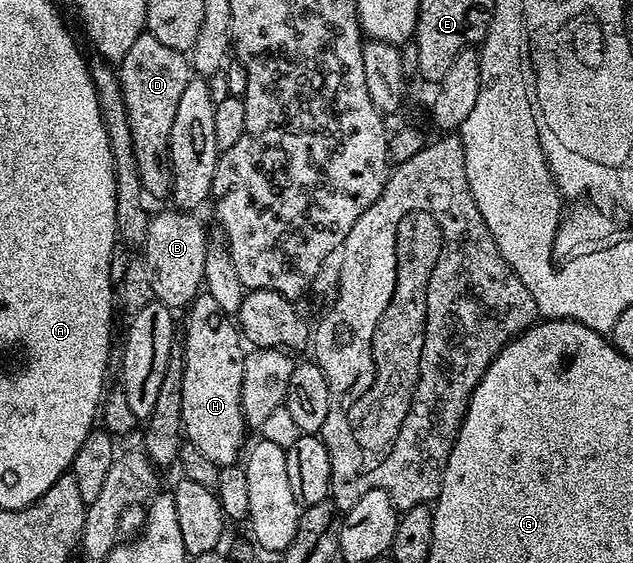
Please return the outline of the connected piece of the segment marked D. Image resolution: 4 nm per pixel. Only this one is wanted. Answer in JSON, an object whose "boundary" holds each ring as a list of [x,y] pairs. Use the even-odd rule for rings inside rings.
{"boundary":[[[145,31],[140,38],[136,38],[128,54],[124,54],[121,64],[117,65],[116,75],[122,87],[142,191],[147,197],[169,197],[174,187],[174,171],[170,165],[172,118],[176,118],[176,106],[180,106],[184,86],[188,86],[192,79],[187,53],[164,46],[164,42],[159,42],[151,32]]]}

